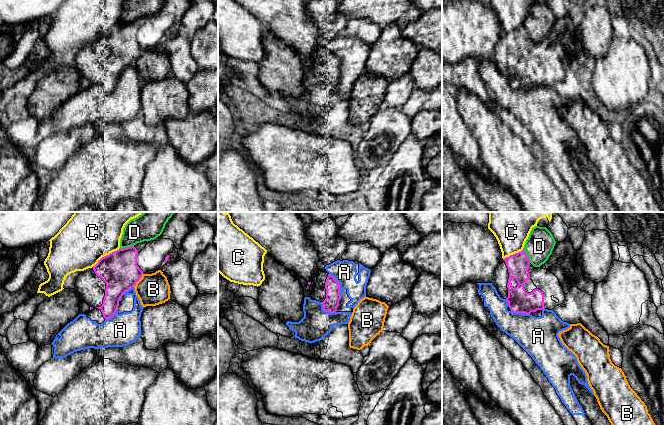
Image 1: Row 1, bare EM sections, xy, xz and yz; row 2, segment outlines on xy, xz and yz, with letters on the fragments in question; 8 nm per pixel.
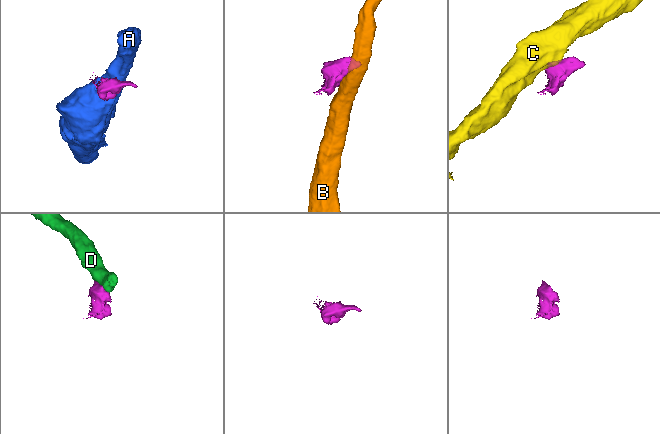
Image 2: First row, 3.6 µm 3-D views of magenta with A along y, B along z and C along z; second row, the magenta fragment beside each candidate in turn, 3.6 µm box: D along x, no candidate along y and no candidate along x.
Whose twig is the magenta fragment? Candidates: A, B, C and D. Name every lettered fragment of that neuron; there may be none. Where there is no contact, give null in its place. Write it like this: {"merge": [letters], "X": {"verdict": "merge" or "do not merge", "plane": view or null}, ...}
{"merge": [], "A": {"verdict": "do not merge", "plane": "xz"}, "B": {"verdict": "do not merge", "plane": "xy"}, "C": {"verdict": "do not merge", "plane": "xy"}, "D": {"verdict": "do not merge", "plane": "xy"}}

